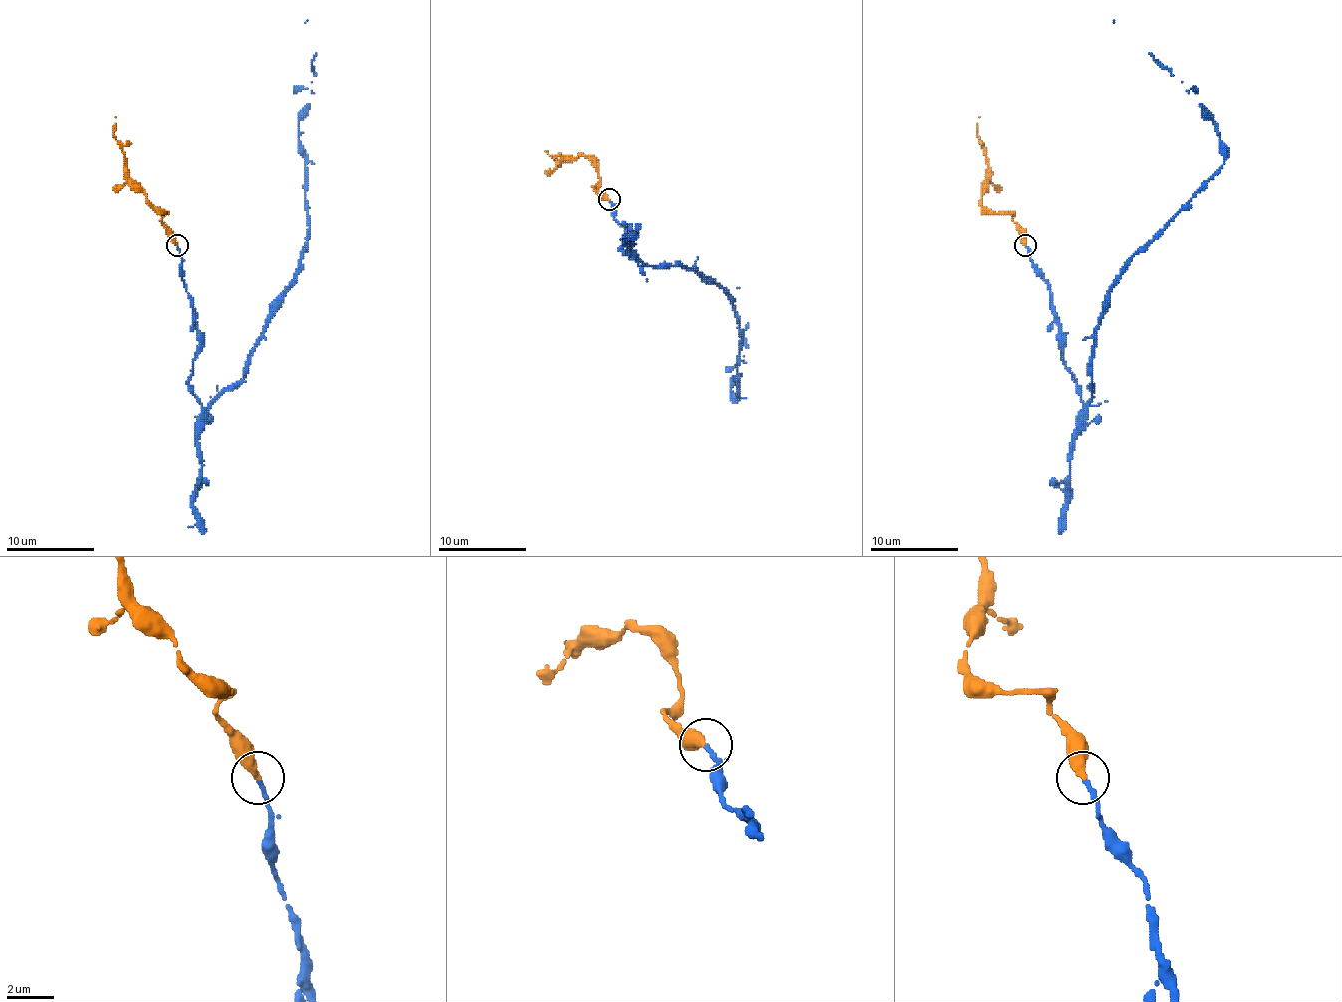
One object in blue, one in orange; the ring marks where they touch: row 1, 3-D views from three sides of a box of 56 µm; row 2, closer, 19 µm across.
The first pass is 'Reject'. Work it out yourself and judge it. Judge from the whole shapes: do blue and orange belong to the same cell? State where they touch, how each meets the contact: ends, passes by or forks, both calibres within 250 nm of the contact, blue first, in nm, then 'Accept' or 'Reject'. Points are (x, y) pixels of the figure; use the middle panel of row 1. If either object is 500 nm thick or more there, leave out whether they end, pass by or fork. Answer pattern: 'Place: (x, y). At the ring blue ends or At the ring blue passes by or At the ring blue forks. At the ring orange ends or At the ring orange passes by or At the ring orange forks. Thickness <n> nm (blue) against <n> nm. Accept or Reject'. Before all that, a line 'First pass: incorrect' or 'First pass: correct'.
First pass: incorrect
Place: (609, 199). At the ring blue ends. At the ring orange ends. Thickness 200 nm (blue) against 380 nm. Accept

